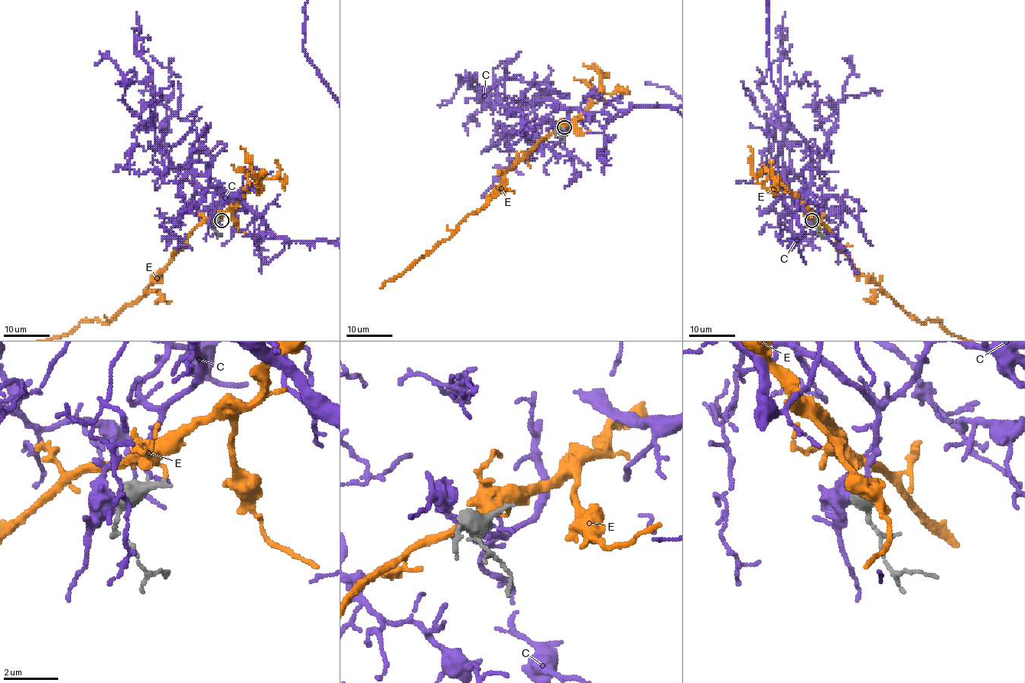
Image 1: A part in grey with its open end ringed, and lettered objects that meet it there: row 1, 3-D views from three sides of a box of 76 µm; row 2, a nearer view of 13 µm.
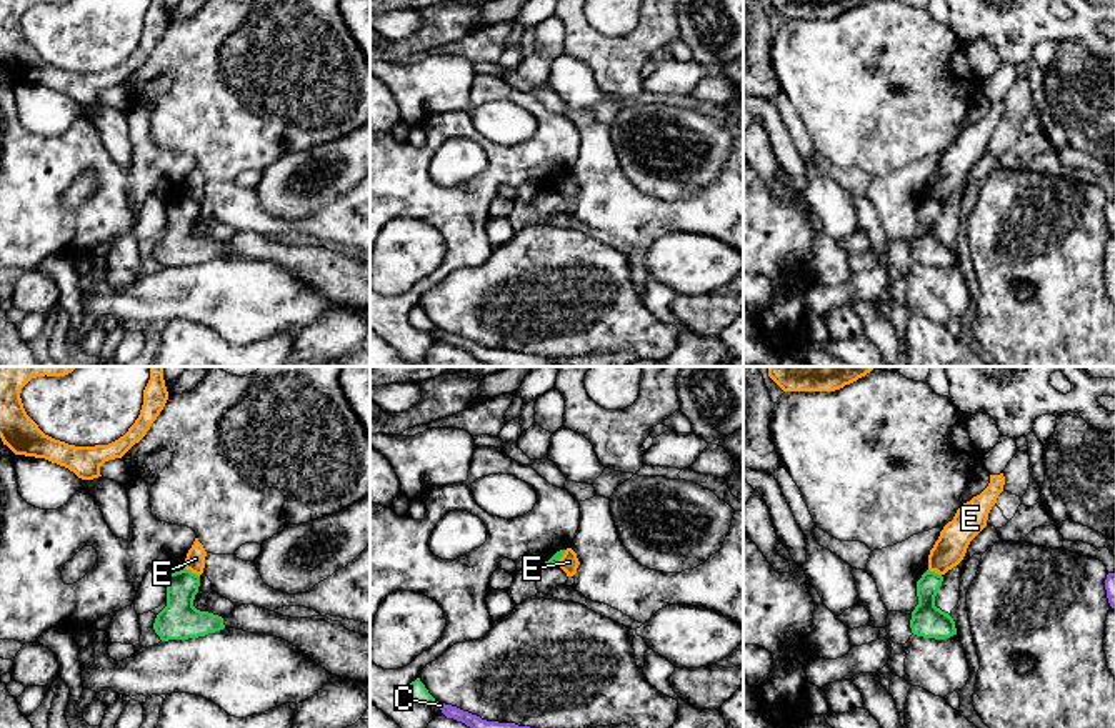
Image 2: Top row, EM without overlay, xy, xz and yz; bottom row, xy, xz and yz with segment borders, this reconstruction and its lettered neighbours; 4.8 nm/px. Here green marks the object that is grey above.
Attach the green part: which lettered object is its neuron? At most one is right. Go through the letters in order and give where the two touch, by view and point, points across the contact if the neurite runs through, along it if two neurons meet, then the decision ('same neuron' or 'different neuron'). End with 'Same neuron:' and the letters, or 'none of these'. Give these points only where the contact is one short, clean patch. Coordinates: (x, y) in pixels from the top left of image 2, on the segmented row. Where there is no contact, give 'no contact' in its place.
C: no contact | different neuron
E: xy (190, 572) | along xy (185, 567), (199, 577) | different neuron
Same neuron: none of these

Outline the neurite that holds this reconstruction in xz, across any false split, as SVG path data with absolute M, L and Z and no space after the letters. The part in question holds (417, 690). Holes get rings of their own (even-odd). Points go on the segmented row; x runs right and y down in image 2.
M417 678L415 681L410 683L408 696L425 706L432 706L435 703L435 698L428 693L428 690L420 681L420 678Z

